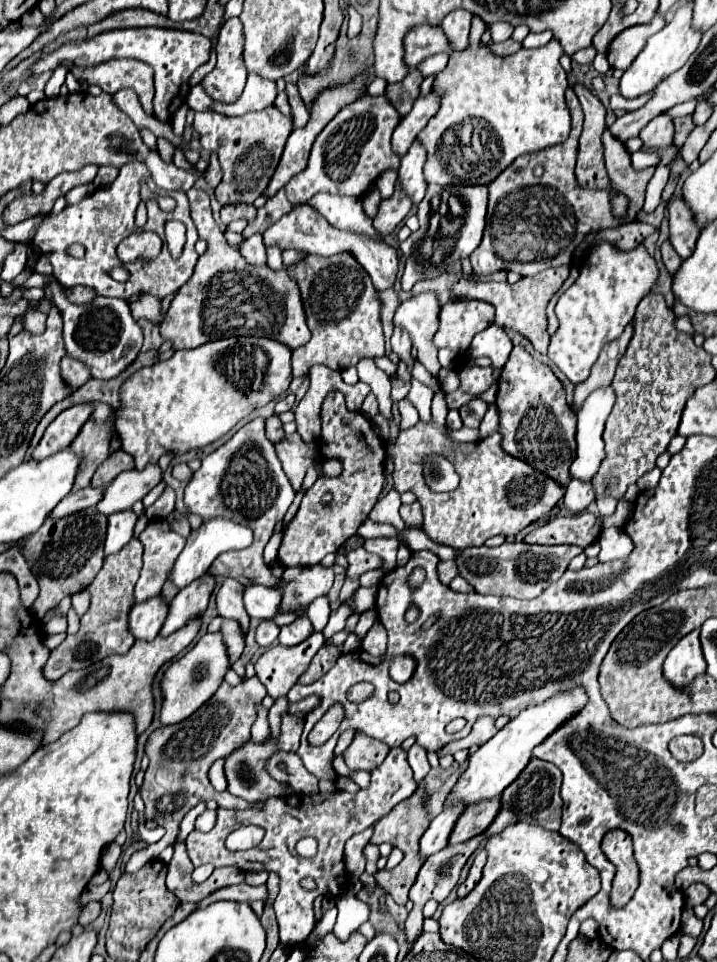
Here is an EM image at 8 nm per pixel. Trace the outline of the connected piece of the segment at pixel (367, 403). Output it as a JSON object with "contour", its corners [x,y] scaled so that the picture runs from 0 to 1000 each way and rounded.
{"contour":[[[516,409],[509,414],[502,428],[510,433],[519,436],[527,428],[527,418],[520,409]]]}

